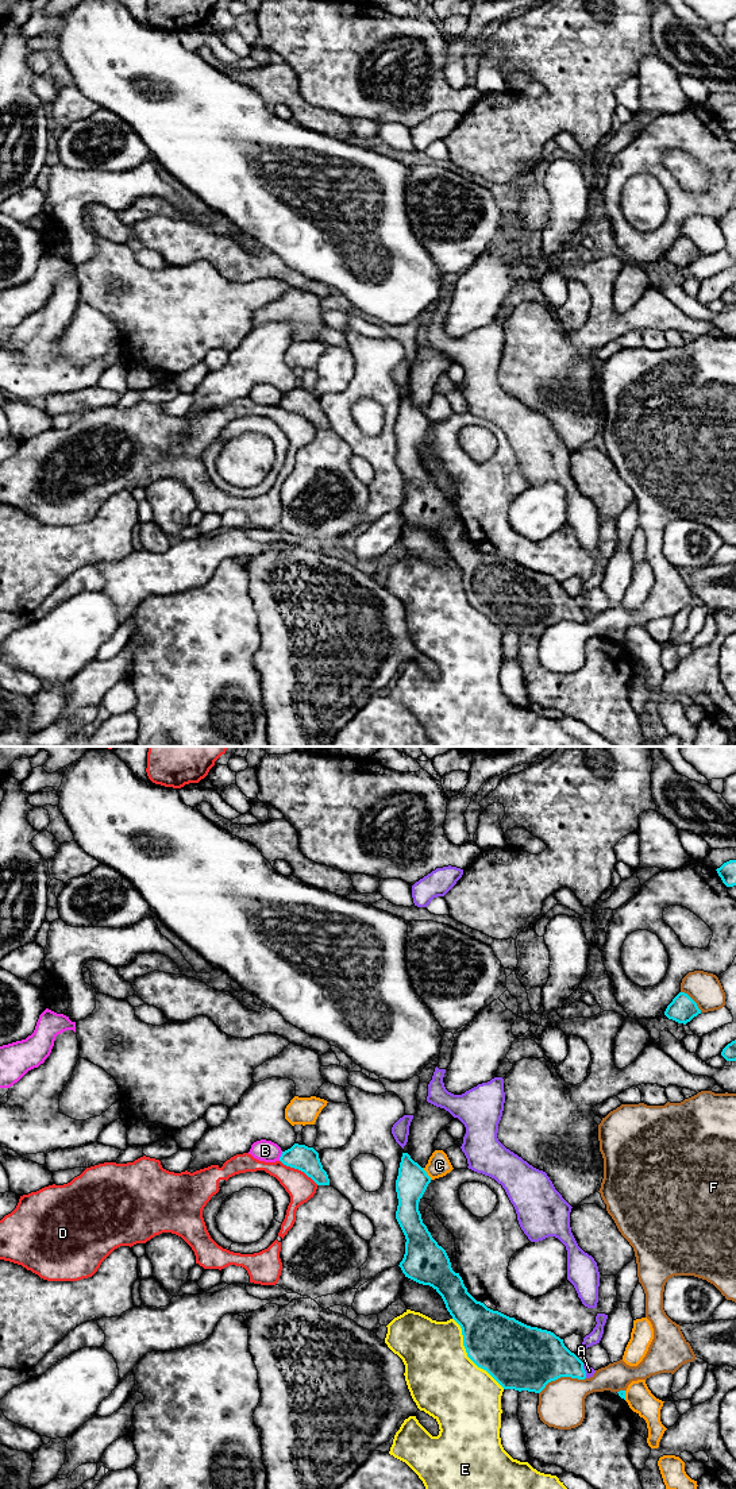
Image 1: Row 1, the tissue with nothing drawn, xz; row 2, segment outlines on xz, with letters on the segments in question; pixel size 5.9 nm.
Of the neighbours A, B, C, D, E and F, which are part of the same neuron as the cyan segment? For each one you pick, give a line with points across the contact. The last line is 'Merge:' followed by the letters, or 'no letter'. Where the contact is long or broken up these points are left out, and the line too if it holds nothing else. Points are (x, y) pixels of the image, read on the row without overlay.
Merge: no letter

